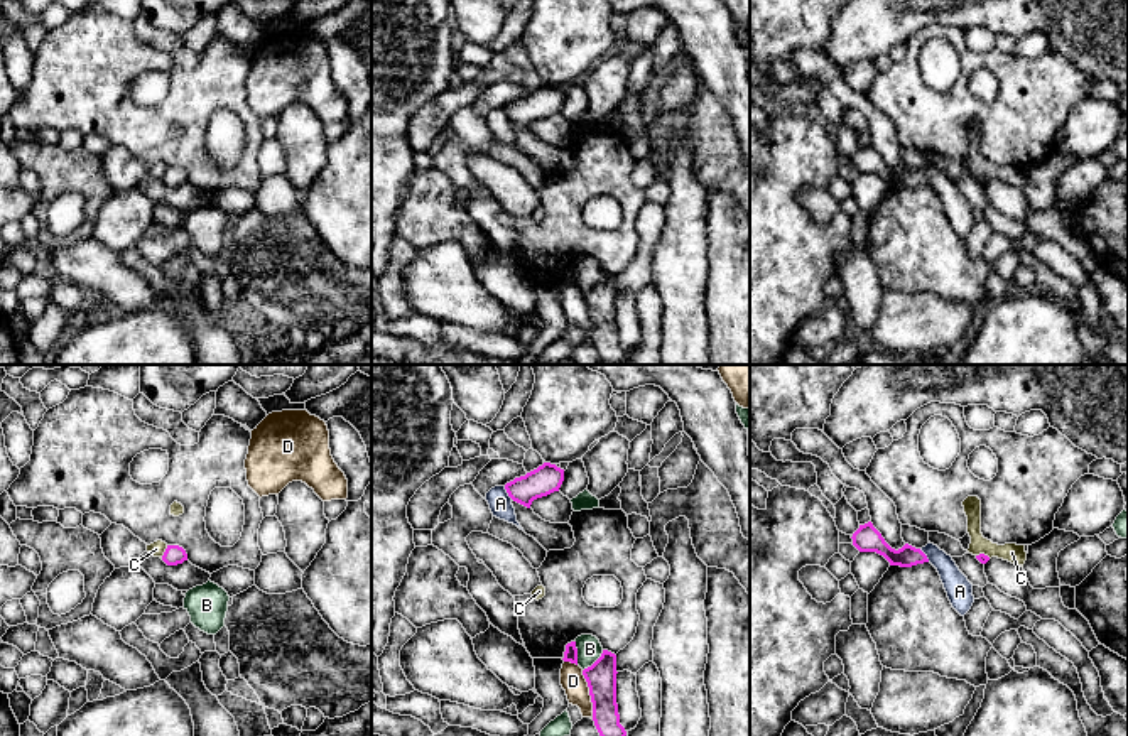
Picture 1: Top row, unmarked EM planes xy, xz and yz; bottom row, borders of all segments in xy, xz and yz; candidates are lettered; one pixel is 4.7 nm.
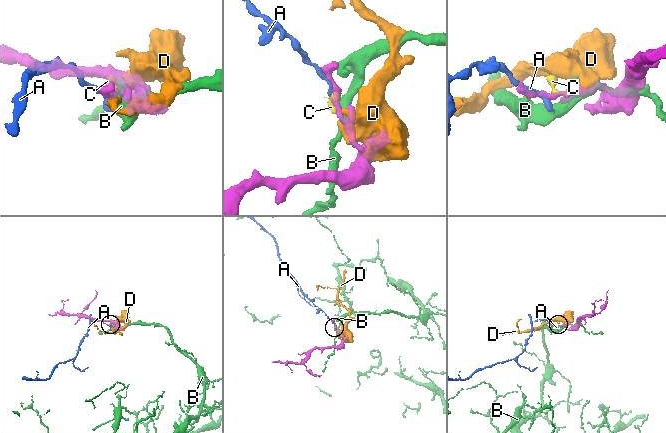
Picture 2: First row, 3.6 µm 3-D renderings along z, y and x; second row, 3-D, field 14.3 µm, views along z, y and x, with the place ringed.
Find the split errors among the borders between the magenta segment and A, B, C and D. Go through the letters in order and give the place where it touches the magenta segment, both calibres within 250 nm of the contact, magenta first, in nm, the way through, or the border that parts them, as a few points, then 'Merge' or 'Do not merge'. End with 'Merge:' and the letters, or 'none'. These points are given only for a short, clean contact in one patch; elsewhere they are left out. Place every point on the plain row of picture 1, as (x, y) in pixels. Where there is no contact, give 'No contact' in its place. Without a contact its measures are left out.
A: Touches magenta at xz (507, 113). Thickness 140 nm (magenta) against 110 nm. Boundary: xz (504, 108), (512, 120). Do not merge
B: Touches magenta at xz (595, 284). Thickness 140 nm (magenta) against 120 nm. Boundary: xz (603, 272), (583, 292). Do not merge
C: Touches magenta at xy (164, 174). Thickness 90 nm (magenta) against 70 nm. Boundary: xy (168, 167), (161, 179). Do not merge
D: Touches magenta at xz (590, 316). Thickness 140 nm (magenta) against 120 nm. Boundary: xz (581, 292), (593, 340). Do not merge
Merge: none

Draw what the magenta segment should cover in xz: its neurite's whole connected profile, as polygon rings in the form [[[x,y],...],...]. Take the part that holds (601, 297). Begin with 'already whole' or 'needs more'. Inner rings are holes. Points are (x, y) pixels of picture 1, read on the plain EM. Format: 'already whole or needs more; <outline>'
already whole; [[[608,272],[583,292],[593,324],[593,343],[606,365],[623,365],[626,358],[616,326],[616,295],[616,277]]]

